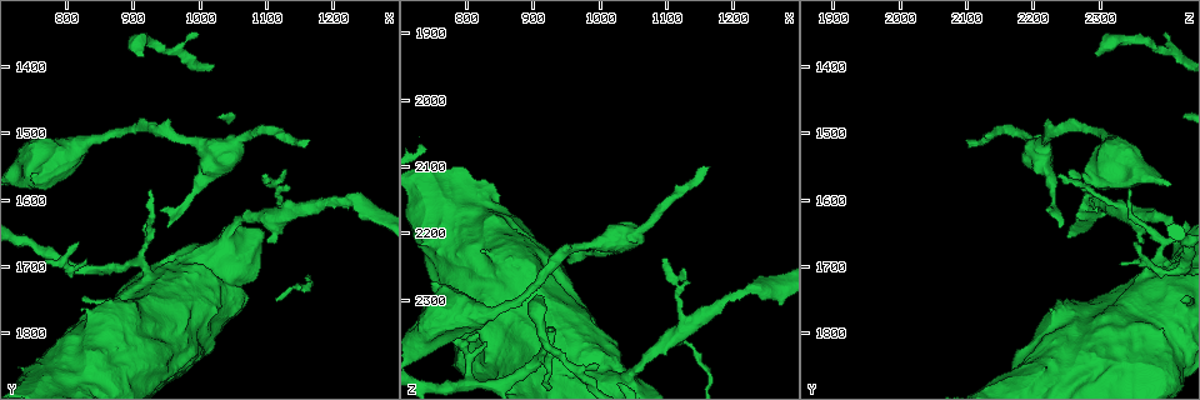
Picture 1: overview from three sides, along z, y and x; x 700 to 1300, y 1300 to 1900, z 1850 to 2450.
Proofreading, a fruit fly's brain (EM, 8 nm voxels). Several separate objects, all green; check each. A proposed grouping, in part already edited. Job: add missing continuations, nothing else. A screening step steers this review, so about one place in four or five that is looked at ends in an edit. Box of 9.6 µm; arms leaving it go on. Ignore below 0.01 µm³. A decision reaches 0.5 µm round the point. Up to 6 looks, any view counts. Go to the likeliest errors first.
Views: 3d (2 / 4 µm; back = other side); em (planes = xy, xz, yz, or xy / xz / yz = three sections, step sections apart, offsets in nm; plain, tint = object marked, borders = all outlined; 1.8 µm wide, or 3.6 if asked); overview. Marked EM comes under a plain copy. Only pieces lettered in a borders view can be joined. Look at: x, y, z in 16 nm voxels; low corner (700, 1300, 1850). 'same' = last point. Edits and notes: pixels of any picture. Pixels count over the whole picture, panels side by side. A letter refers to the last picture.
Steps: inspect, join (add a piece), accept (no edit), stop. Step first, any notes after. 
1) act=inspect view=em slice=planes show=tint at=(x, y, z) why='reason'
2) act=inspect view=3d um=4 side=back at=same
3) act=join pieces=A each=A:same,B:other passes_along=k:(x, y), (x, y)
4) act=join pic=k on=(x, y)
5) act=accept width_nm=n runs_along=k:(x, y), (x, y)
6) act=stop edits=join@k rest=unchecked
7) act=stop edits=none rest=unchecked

act=inspect view=em slice=yz step=16 show=borders at=(1165, 1515, 2100) why='branch stops here'

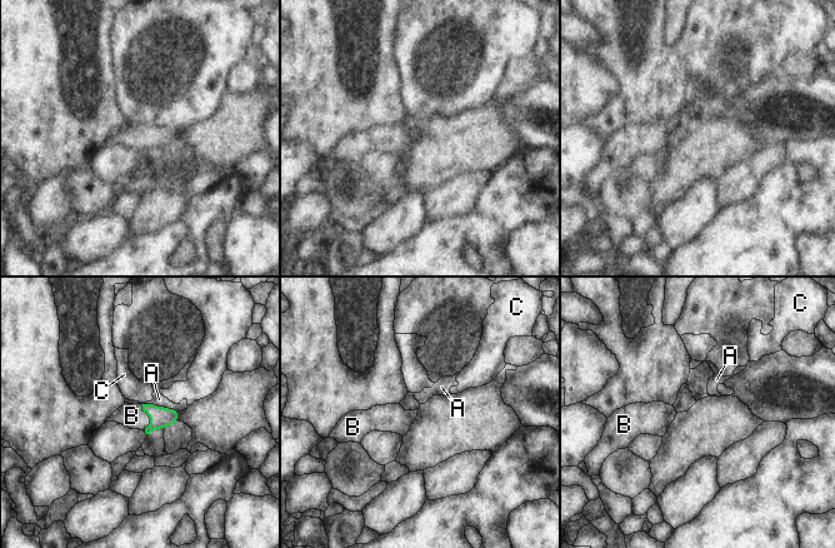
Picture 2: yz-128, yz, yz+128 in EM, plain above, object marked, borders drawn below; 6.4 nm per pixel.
act=join pieces=B each=A:other,B:same,C:other passes_along=2:(161, 417), (150, 417), (131, 416) found='the neuron continues'

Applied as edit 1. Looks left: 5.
act=inspect view=overview

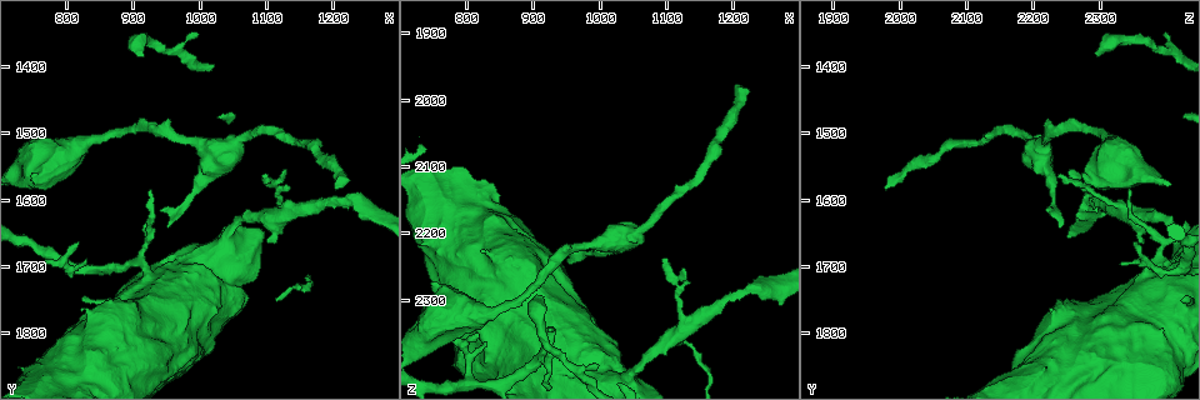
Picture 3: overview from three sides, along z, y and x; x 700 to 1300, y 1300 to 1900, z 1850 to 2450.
act=inspect view=3d um=2 at=(1200, 1585, 1980) why='long arm stops here'

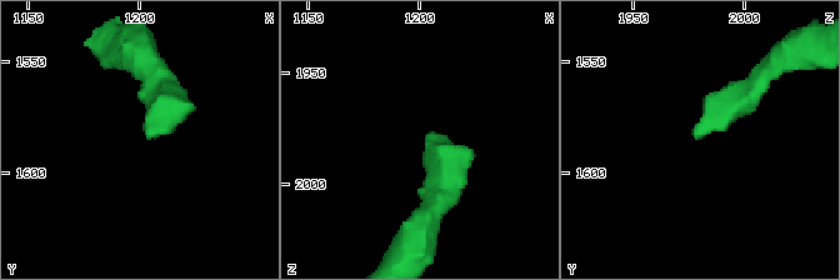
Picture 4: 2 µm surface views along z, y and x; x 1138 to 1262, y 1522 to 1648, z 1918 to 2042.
act=inspect view=em slice=xz step=8 show=tint at=(1203, 1583, 1976)

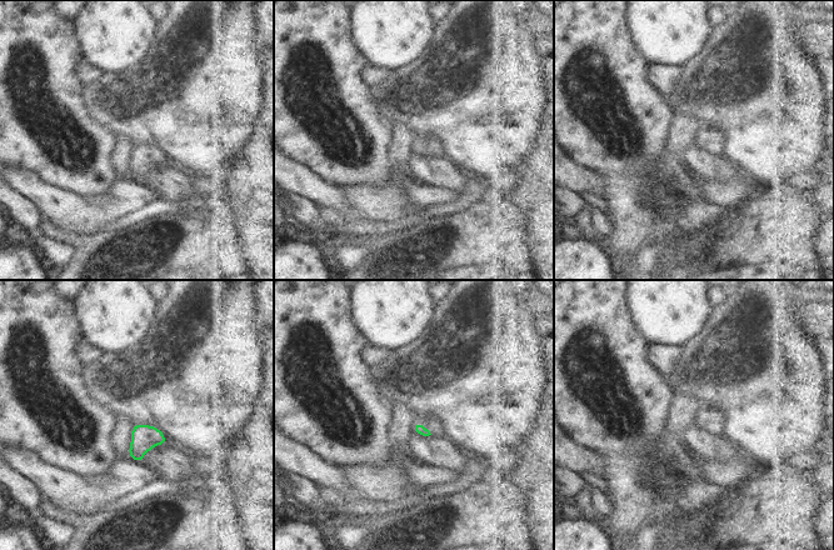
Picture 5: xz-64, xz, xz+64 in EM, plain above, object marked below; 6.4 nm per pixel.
act=inspect view=em slice=xz step=8 show=borders at=same why='see the neighbours'

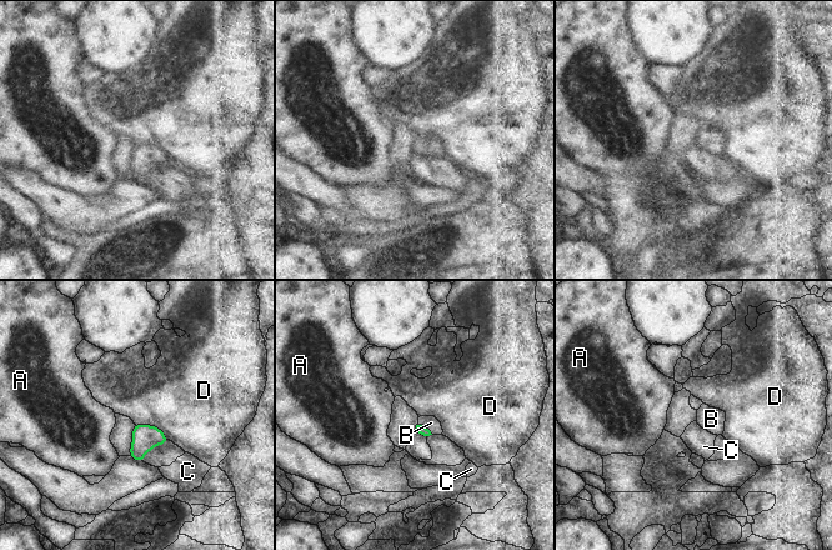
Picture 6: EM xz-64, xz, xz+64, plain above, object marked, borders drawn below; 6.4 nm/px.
act=join pieces=B longest_contact=D:240nm each=A:other,B:same,C:other,D:other found='the neuron continues'

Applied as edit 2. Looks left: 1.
act=inspect view=em slice=planes show=borders at=(1000, 1350, 2400) why='tapers out'

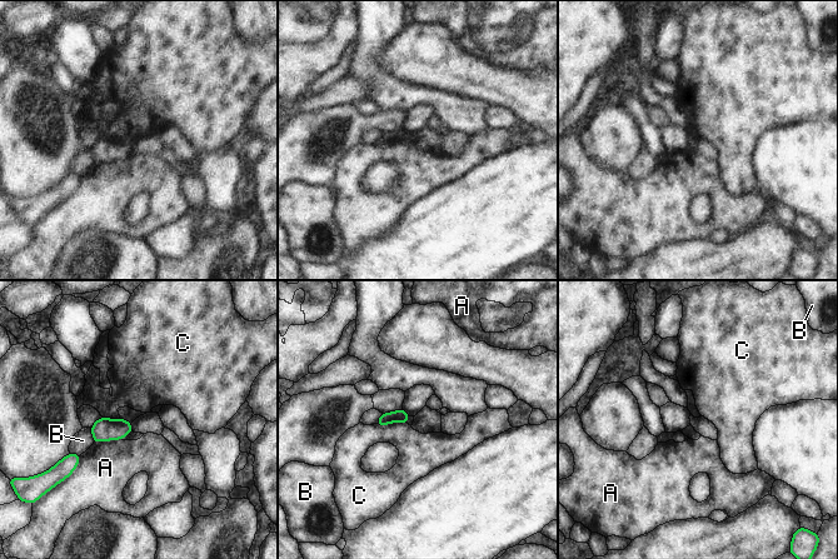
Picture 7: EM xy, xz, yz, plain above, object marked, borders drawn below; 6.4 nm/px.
act=accept each=A:other,B:other,C:other border=7:(407, 423), (374, 424) found='no lettered piece goes on from it'

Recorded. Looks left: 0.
act=stop edits=join@2,join@6 rest=unchecked

